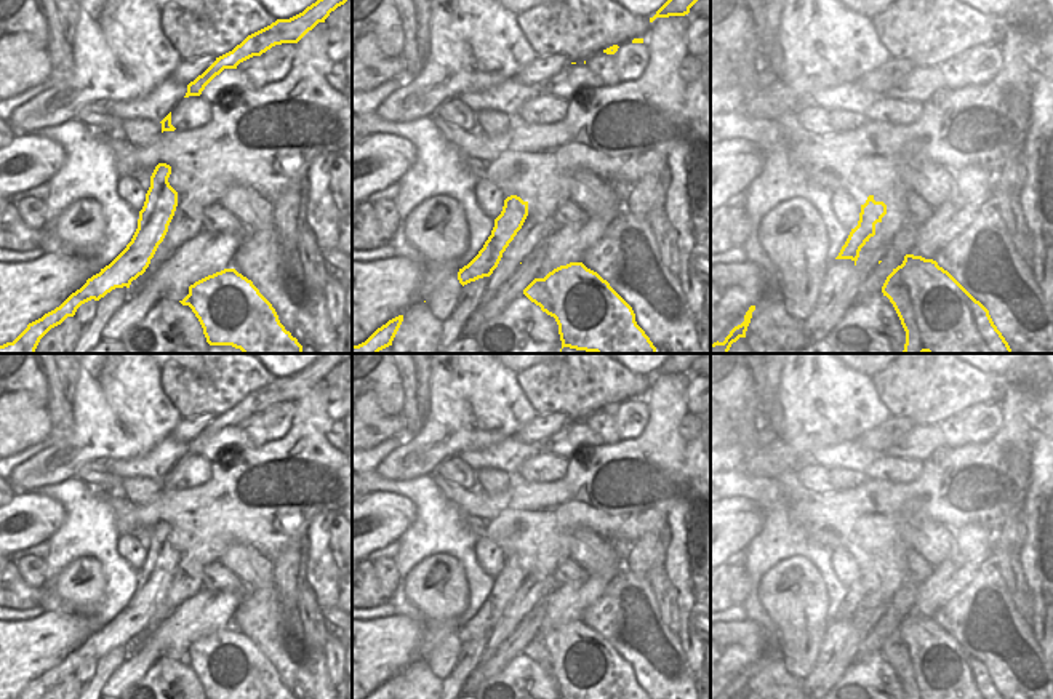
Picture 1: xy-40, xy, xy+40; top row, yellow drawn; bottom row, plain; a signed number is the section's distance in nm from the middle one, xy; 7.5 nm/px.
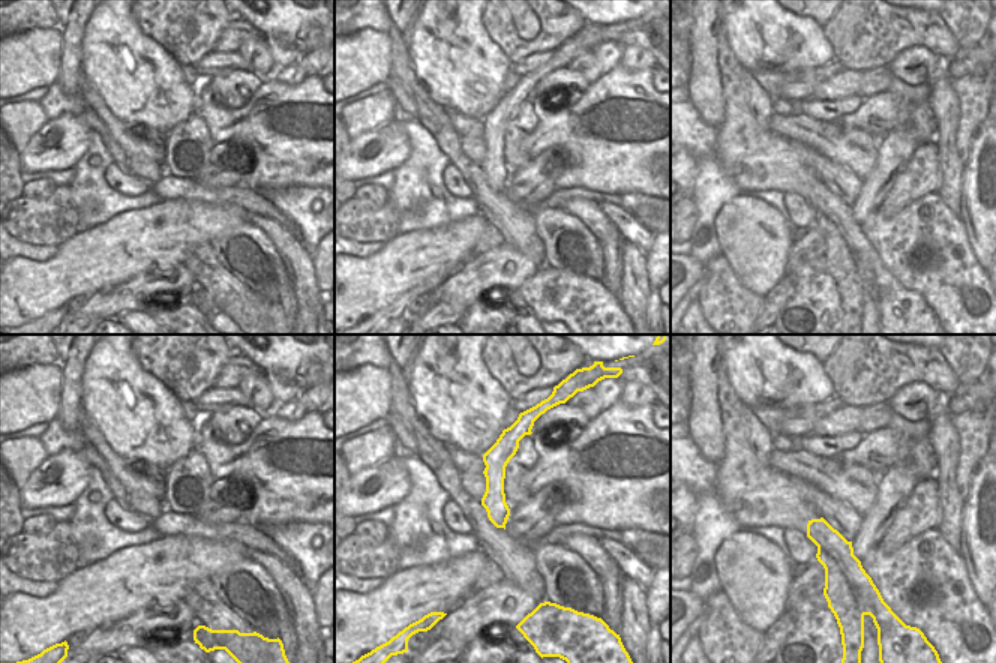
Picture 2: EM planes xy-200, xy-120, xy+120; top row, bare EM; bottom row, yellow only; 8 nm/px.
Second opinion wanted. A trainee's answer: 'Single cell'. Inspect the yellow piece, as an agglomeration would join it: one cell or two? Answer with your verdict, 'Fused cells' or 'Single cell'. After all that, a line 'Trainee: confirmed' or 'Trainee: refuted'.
Fused cells.
Trainee: refuted

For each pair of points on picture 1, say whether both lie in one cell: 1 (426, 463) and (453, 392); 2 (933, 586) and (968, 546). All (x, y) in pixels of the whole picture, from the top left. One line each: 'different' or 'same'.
1: same
2: same

